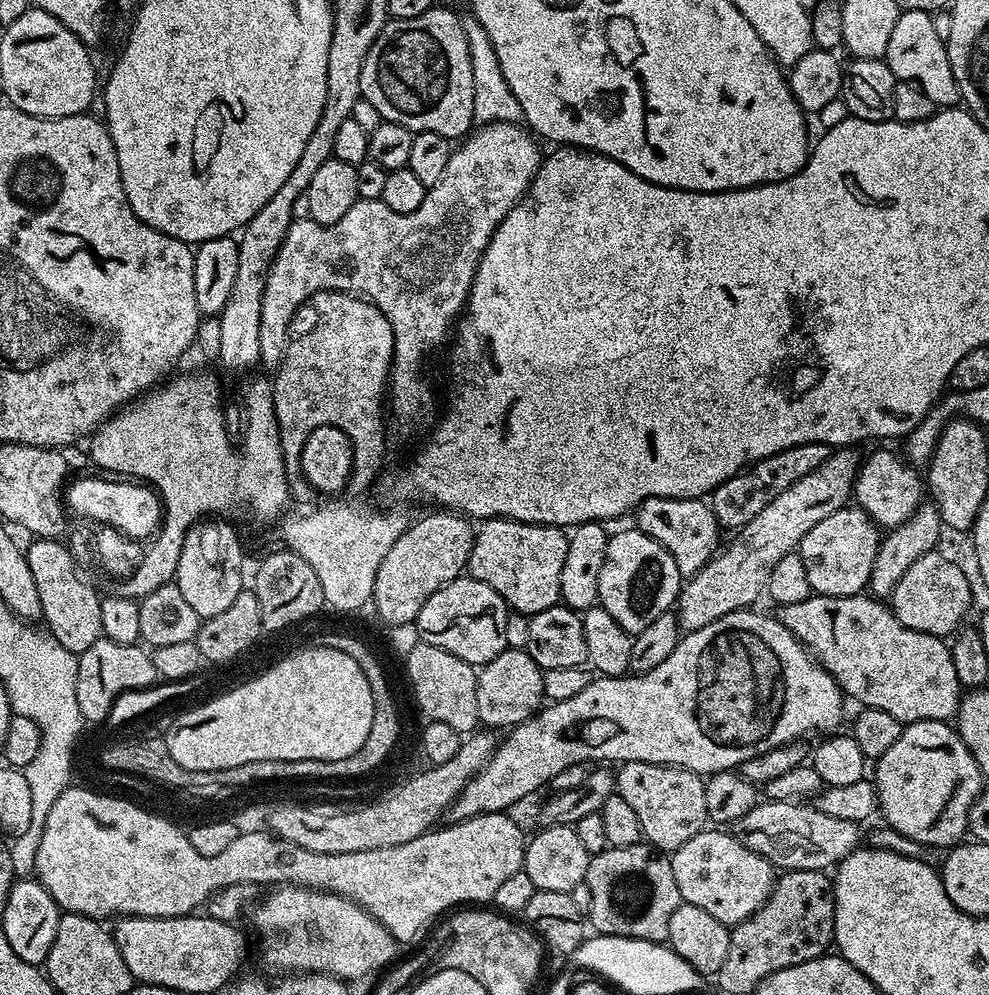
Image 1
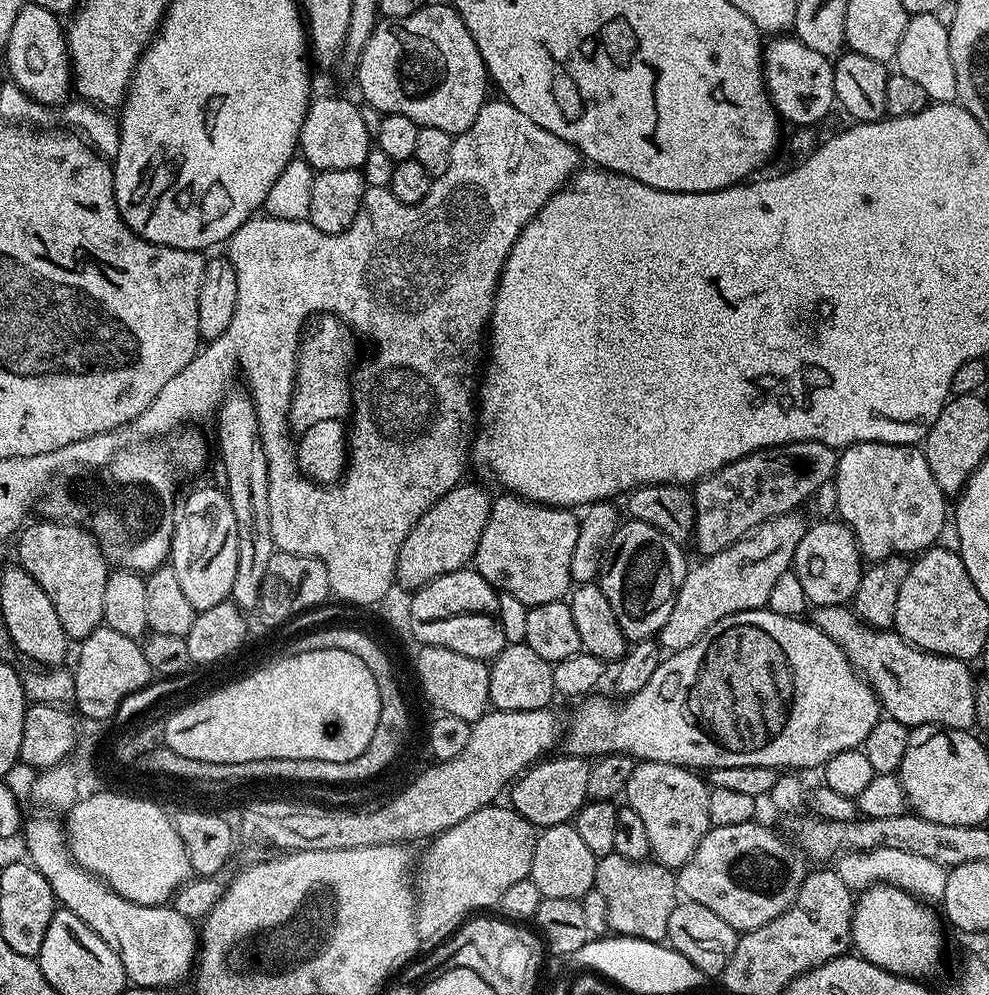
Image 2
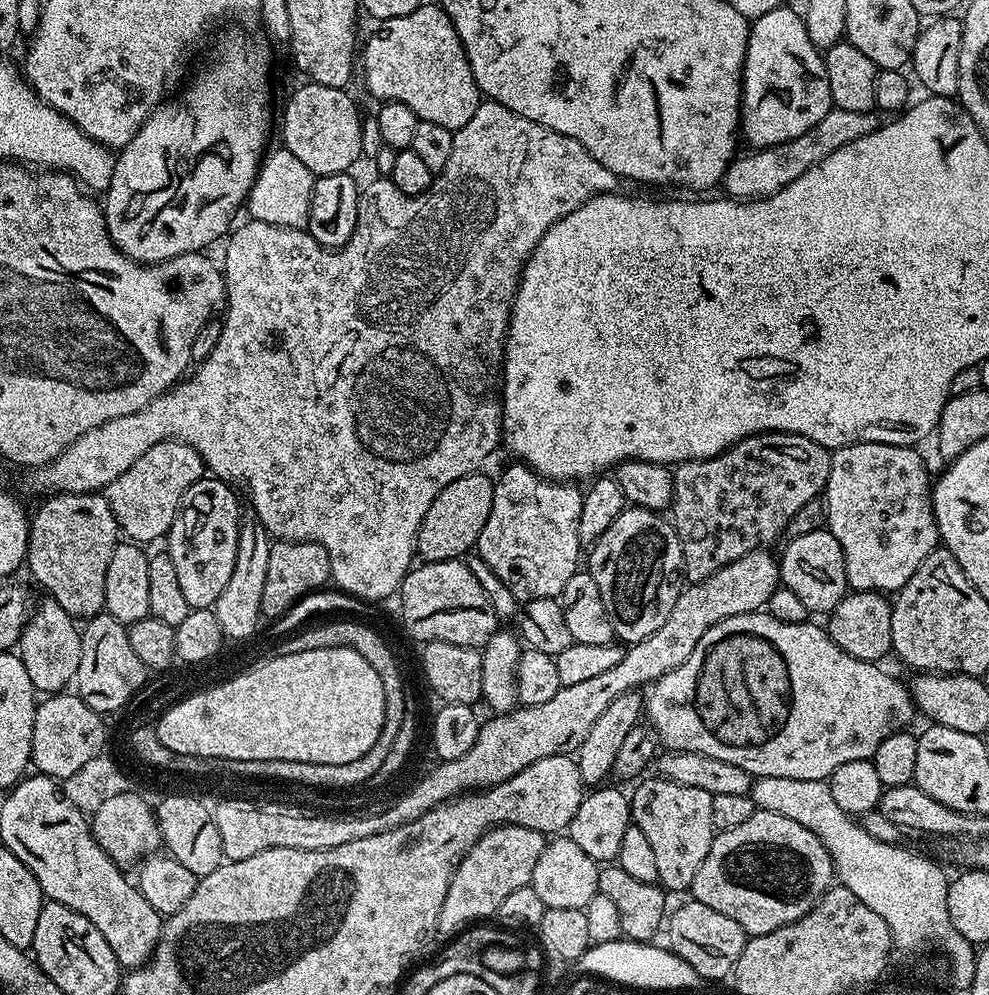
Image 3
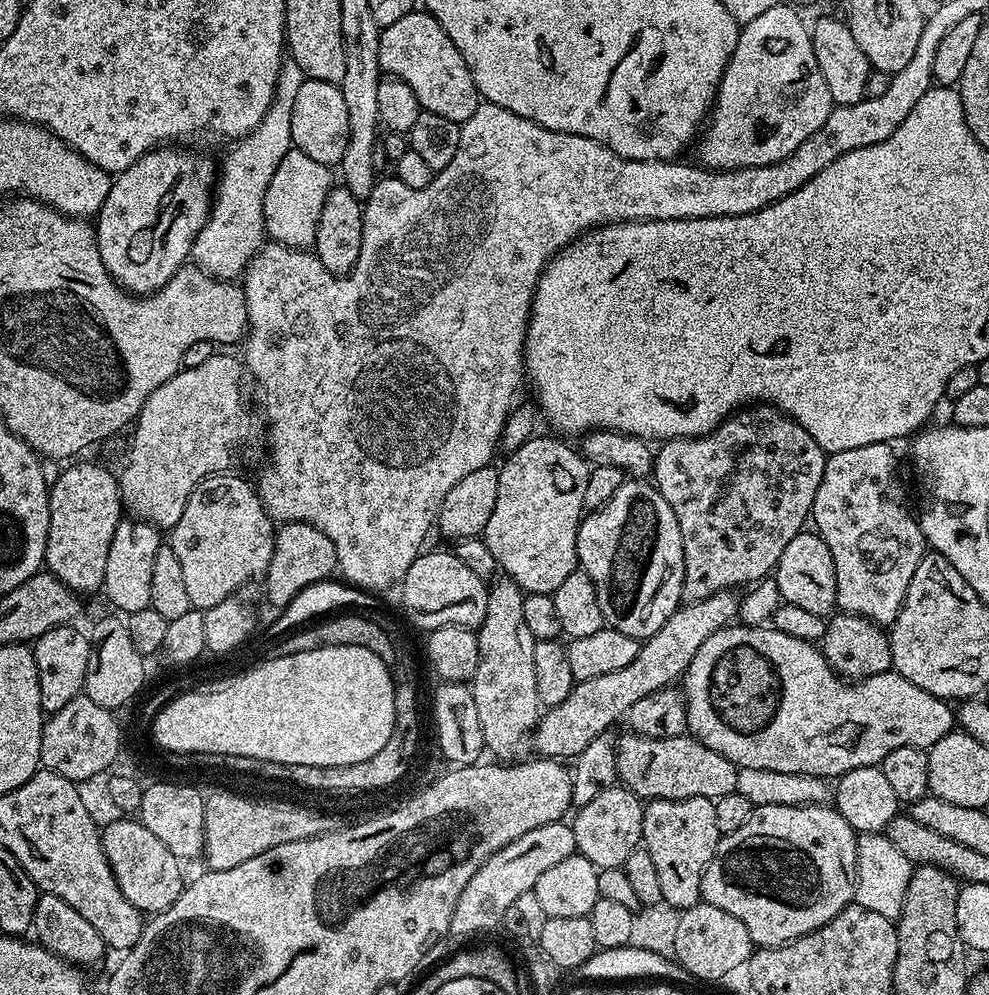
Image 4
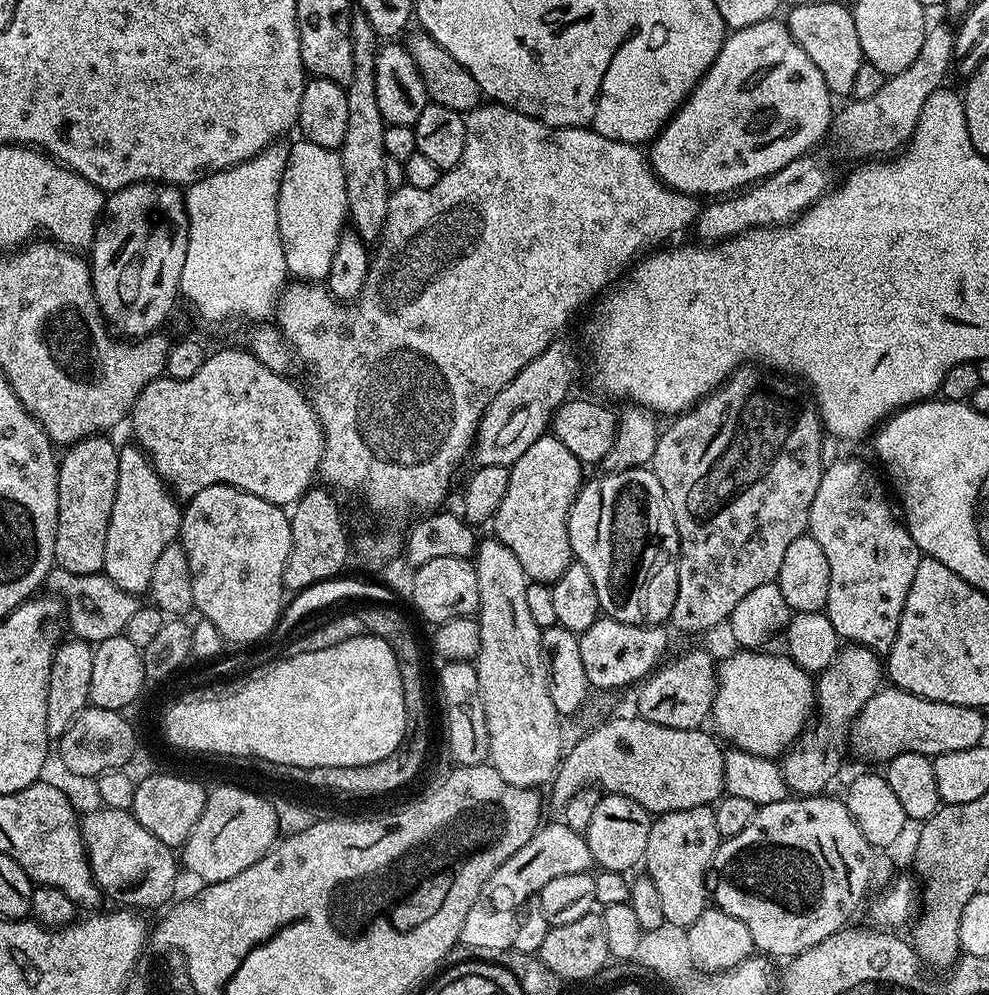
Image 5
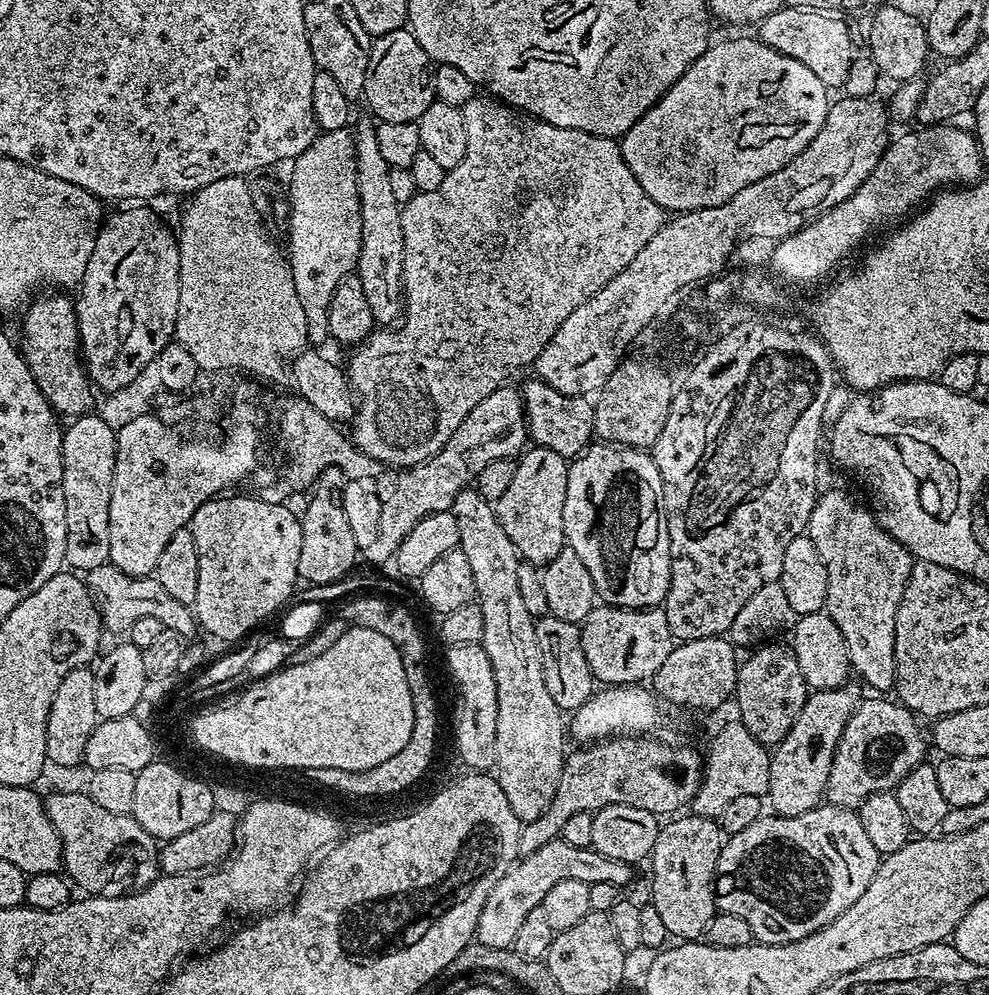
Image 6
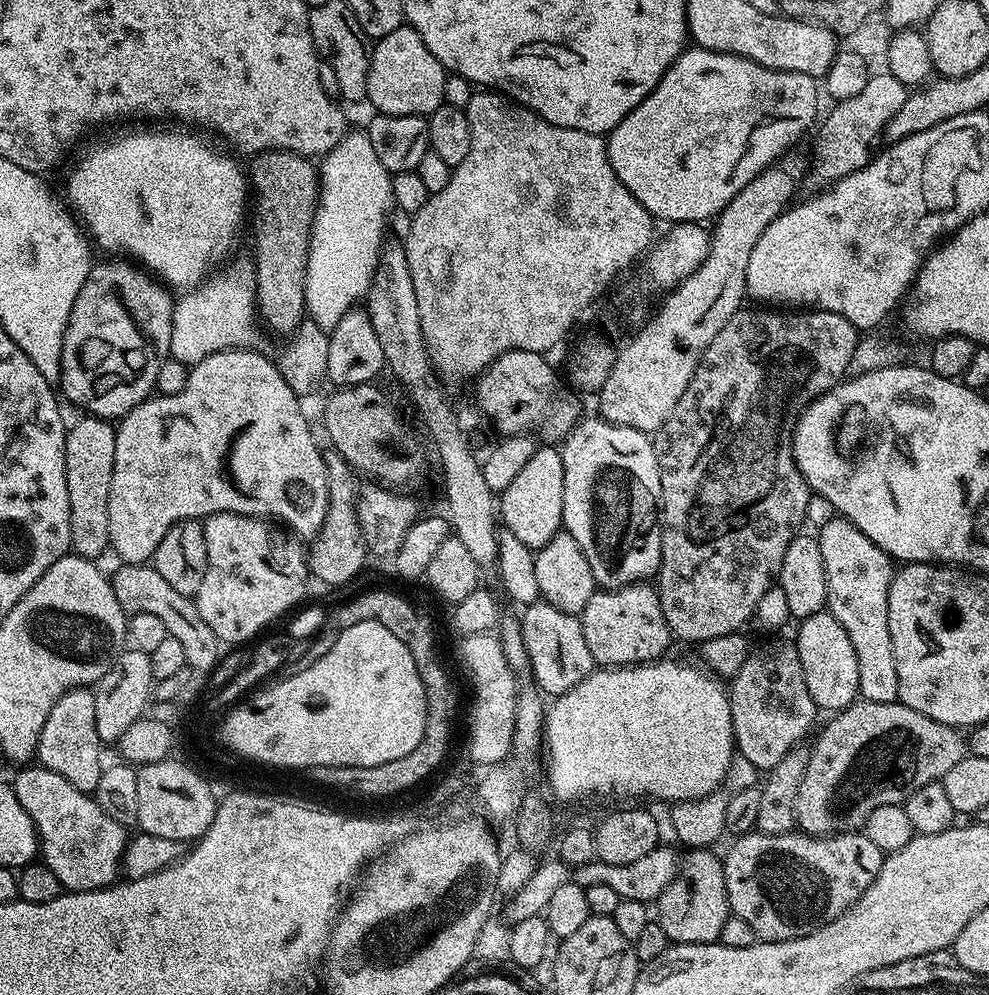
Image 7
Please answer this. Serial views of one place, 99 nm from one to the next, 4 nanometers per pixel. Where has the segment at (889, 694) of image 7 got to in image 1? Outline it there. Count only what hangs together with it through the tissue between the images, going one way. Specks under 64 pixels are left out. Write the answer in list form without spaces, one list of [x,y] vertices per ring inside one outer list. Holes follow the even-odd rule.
[[[872,452],[863,457],[856,476],[854,500],[858,507],[881,529],[891,530],[915,514],[926,496],[926,484],[915,467],[903,455]]]

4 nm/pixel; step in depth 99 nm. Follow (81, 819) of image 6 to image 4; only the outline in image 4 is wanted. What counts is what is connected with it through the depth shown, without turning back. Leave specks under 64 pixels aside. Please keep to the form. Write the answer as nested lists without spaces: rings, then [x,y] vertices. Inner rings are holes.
[[[119,818],[102,828],[100,838],[108,865],[118,882],[118,890],[126,894],[130,902],[141,914],[155,914],[174,906],[178,894],[182,894],[186,877],[181,861],[177,860],[165,844],[155,834],[150,834],[146,826],[136,818]]]

